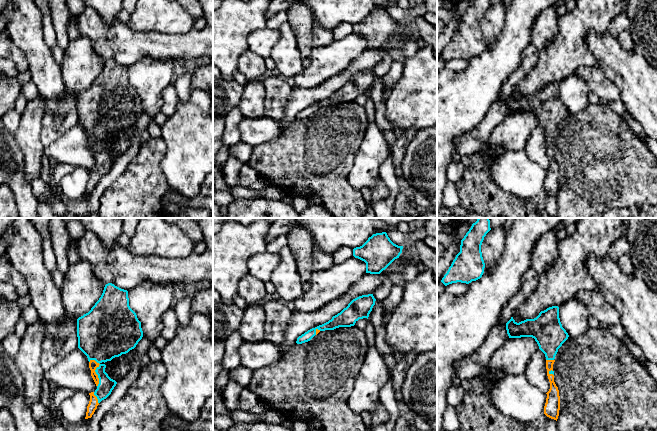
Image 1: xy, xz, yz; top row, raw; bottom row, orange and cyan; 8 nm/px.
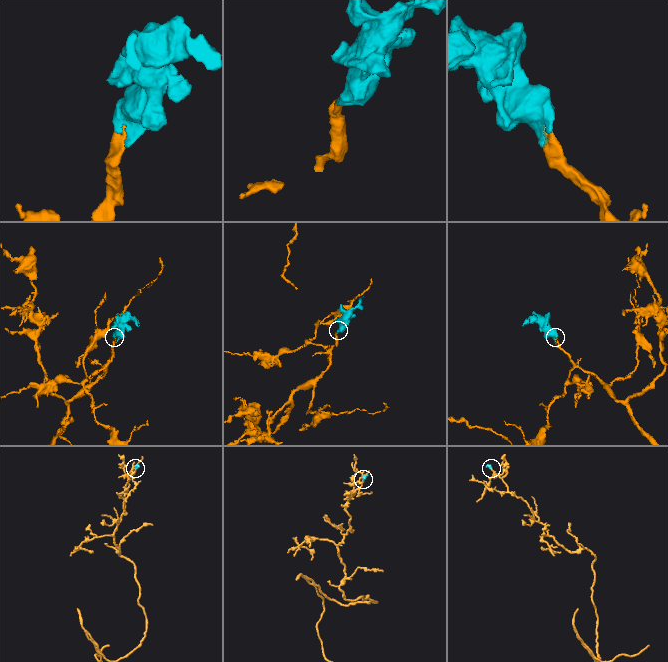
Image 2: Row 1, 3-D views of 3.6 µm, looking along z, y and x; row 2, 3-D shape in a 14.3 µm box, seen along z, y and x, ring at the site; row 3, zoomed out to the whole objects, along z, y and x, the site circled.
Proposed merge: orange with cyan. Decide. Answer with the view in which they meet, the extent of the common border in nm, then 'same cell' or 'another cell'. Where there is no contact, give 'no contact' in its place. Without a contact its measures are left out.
meets orange in xy; contact 240 nm long; same cell

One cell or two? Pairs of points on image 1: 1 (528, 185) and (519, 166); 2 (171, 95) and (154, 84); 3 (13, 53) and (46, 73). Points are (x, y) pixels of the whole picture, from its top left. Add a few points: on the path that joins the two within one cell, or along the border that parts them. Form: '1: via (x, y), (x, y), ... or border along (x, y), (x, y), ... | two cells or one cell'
1: via (525, 180), (519, 174), (519, 171) | one cell
2: border along (171, 82), (162, 92), (162, 107), (160, 111) | two cells
3: border along (14, 42), (24, 54), (29, 69) | two cells

